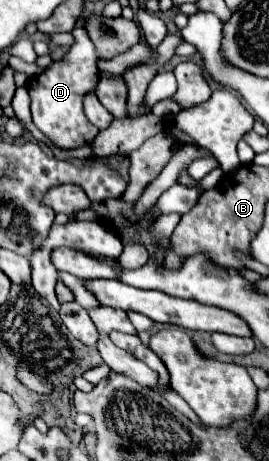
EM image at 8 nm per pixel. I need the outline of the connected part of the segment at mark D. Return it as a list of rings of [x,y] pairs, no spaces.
[[[82,24],[72,30],[76,36],[74,46],[64,54],[60,62],[52,62],[48,70],[40,76],[28,80],[28,92],[32,98],[32,120],[34,124],[58,146],[58,148],[80,148],[92,144],[98,134],[98,128],[86,120],[82,110],[82,98],[96,88],[96,48],[88,38],[88,32]]]

